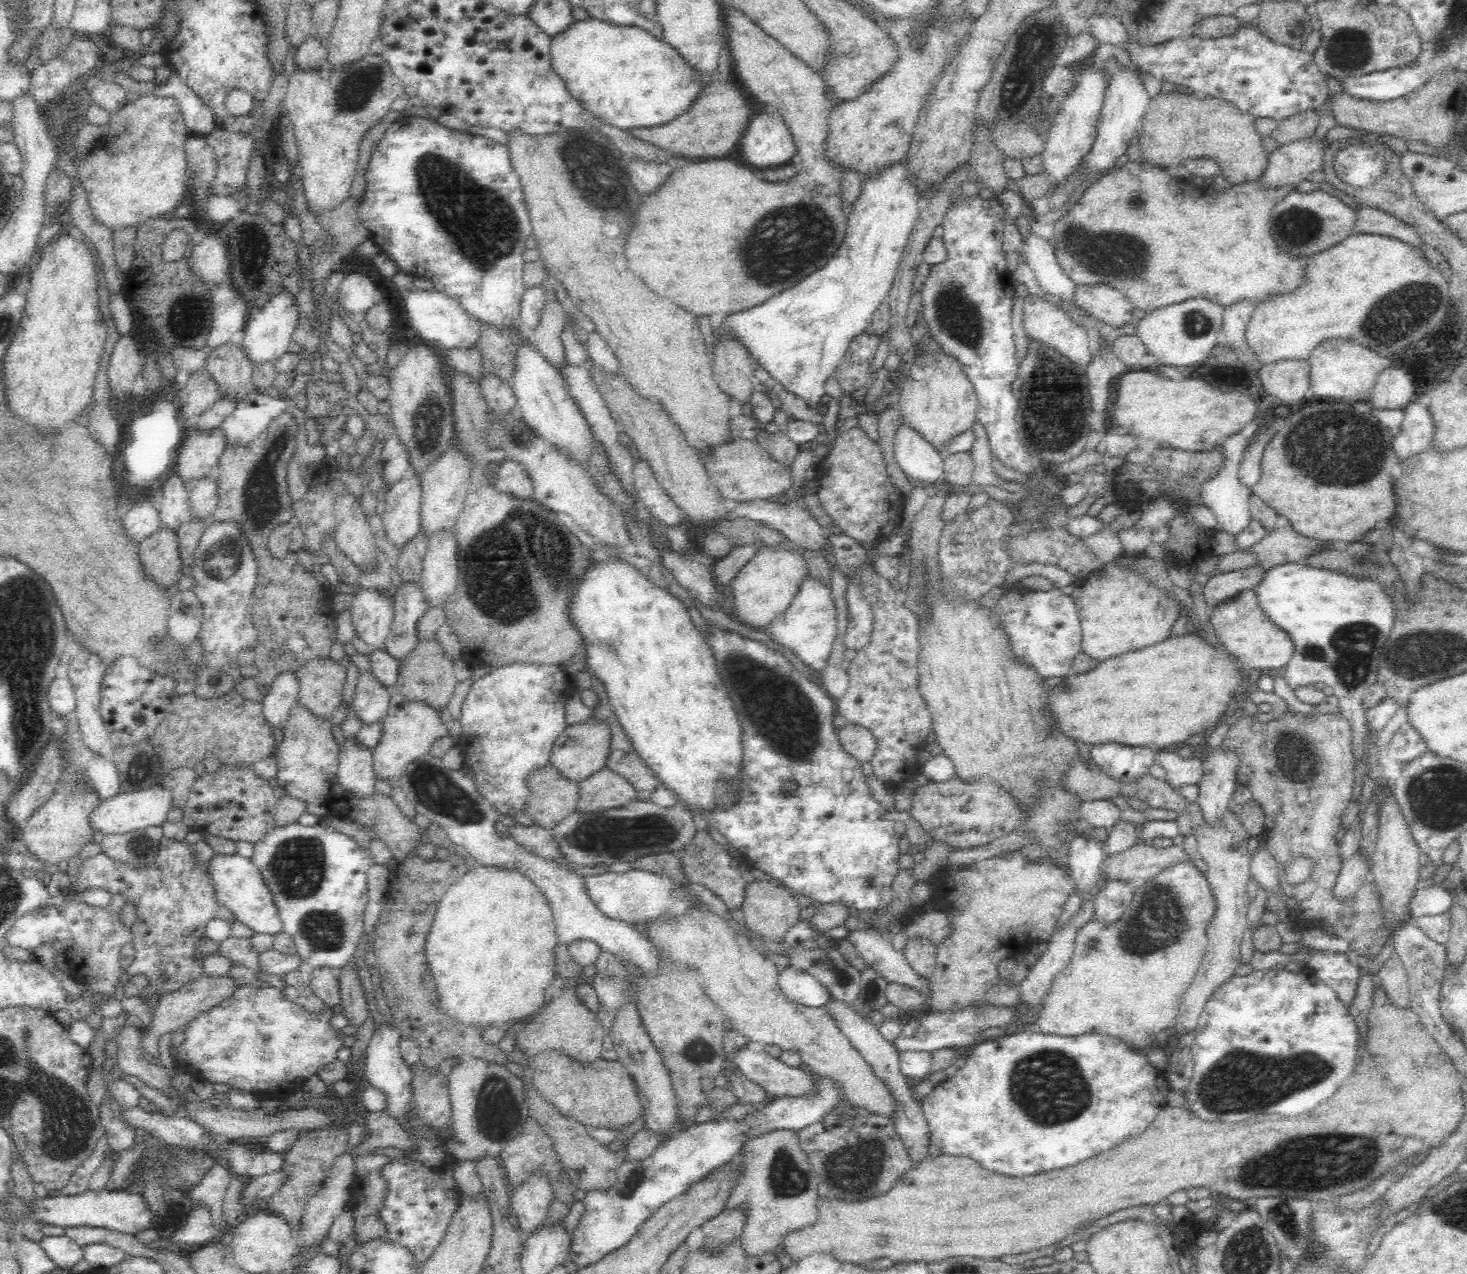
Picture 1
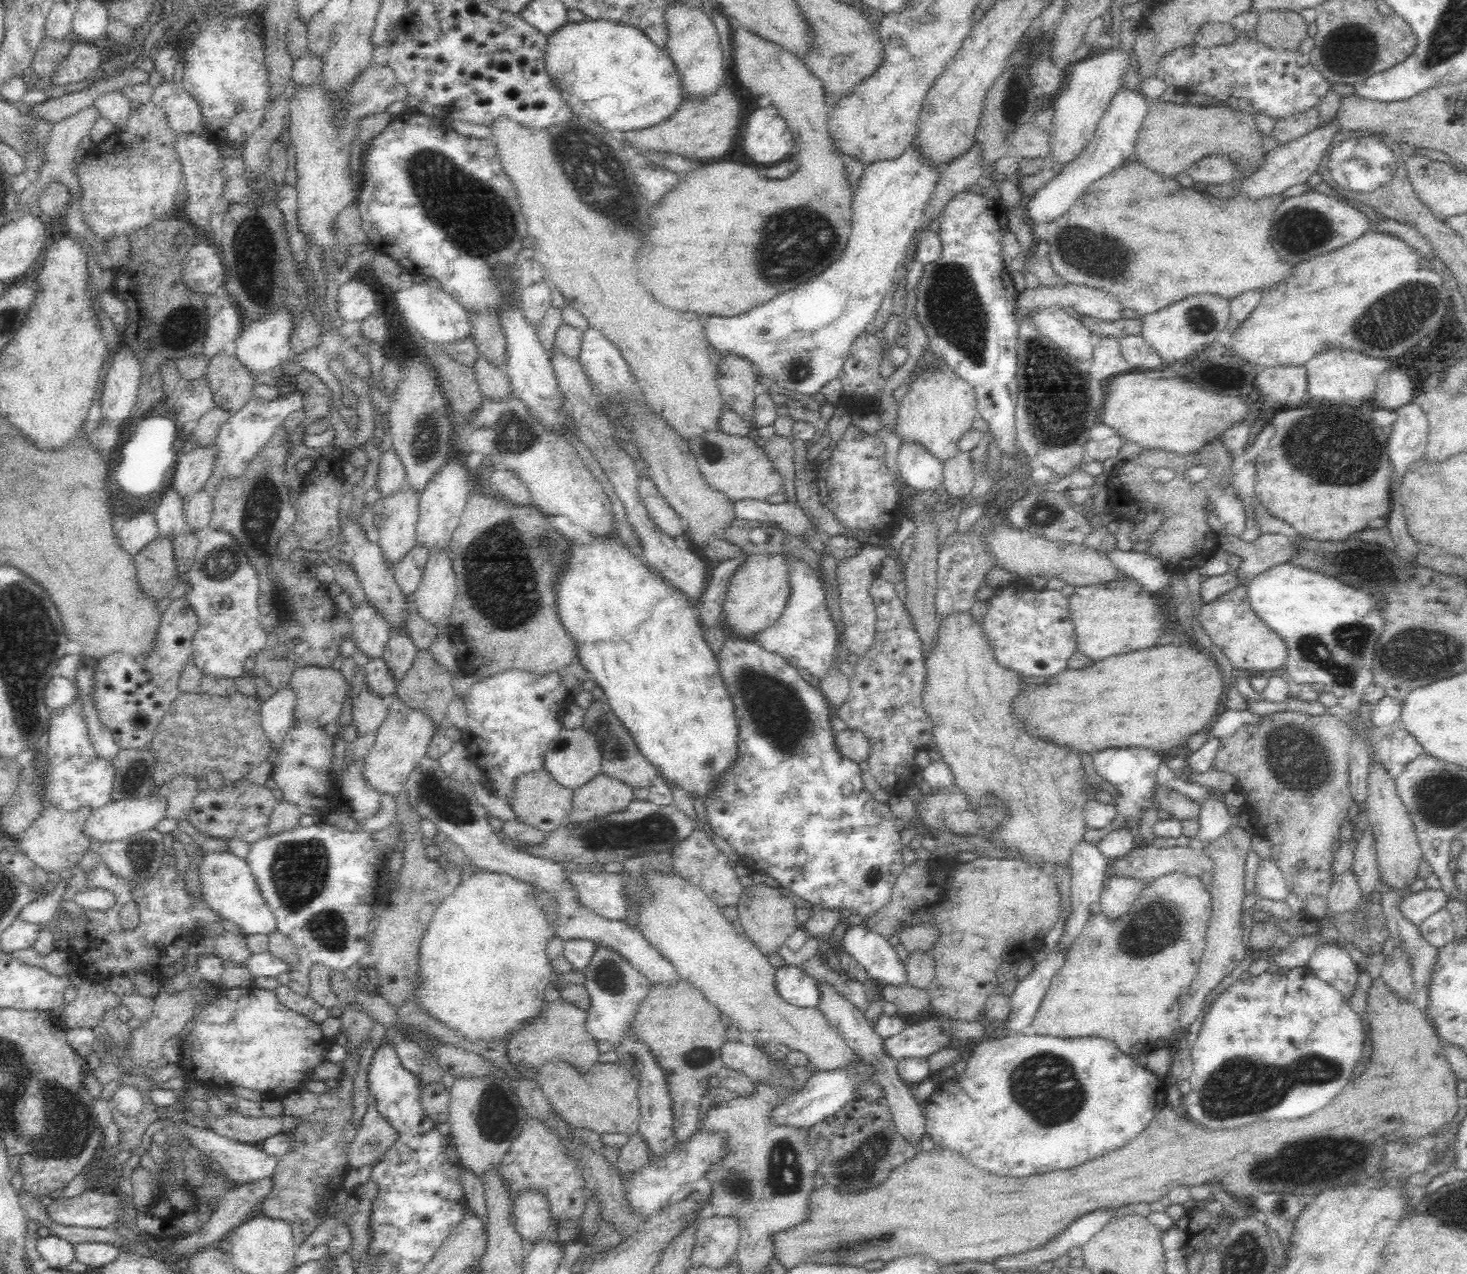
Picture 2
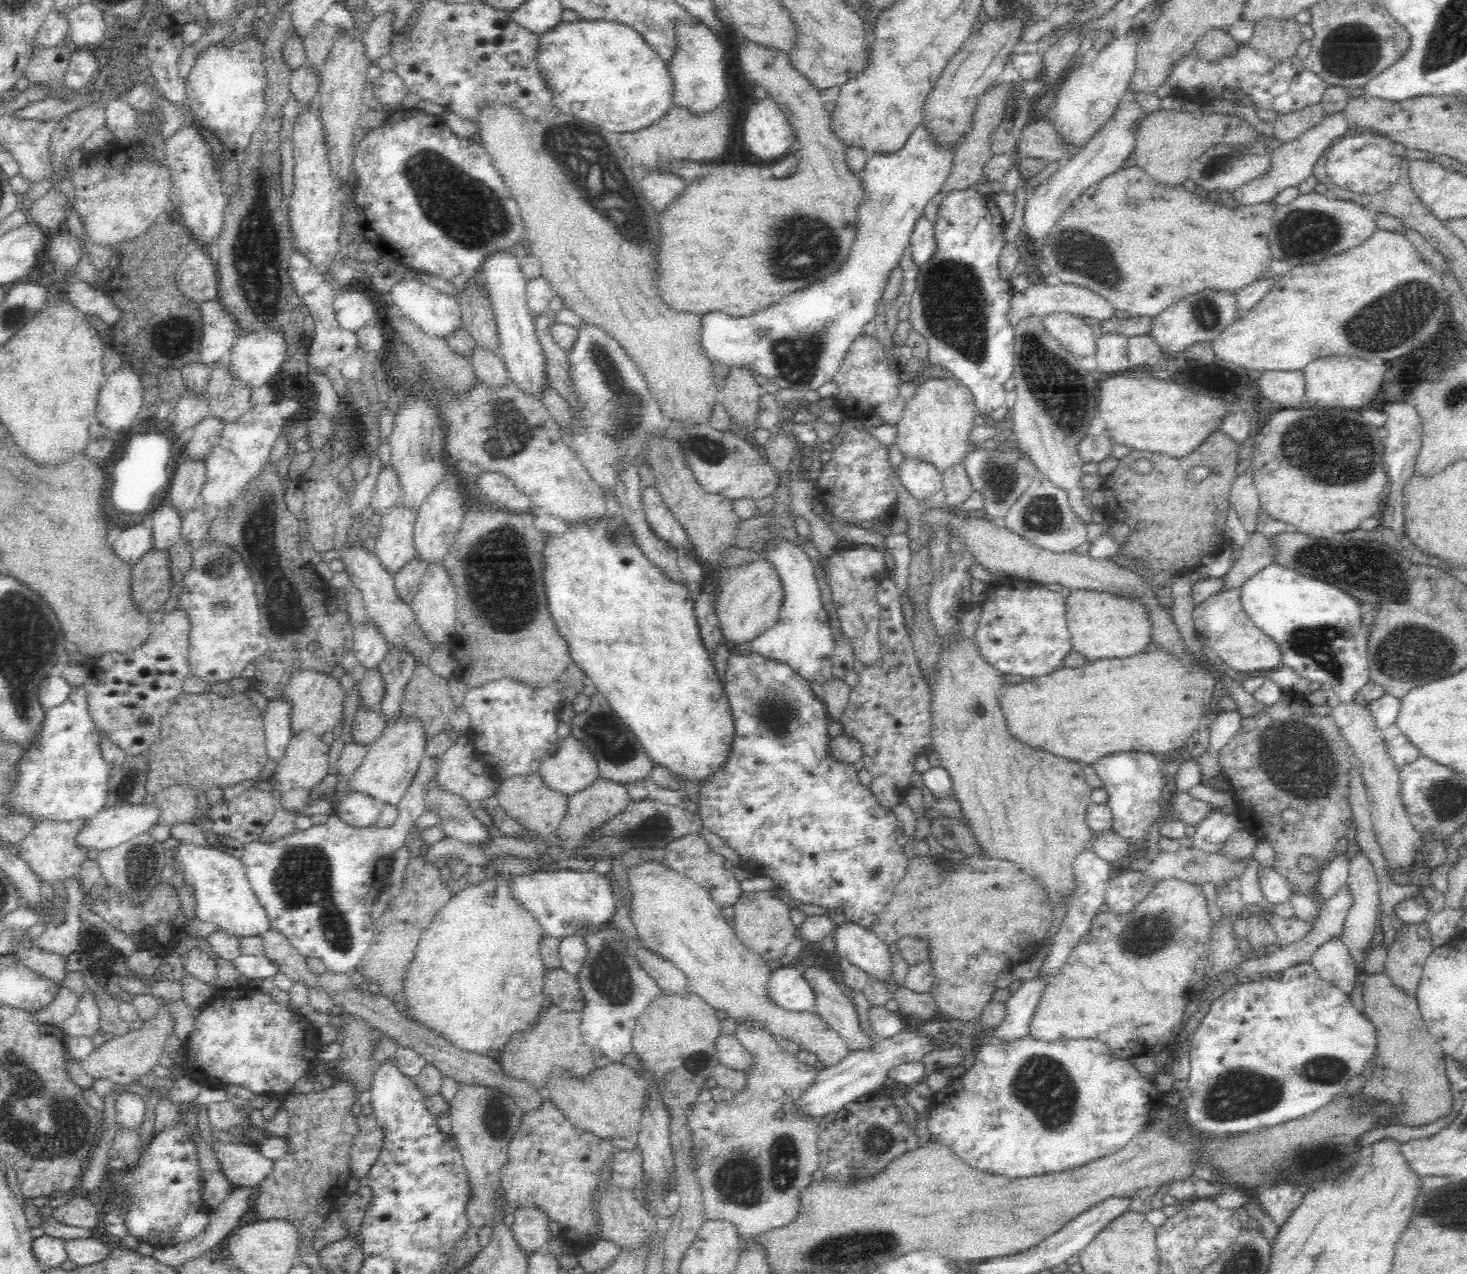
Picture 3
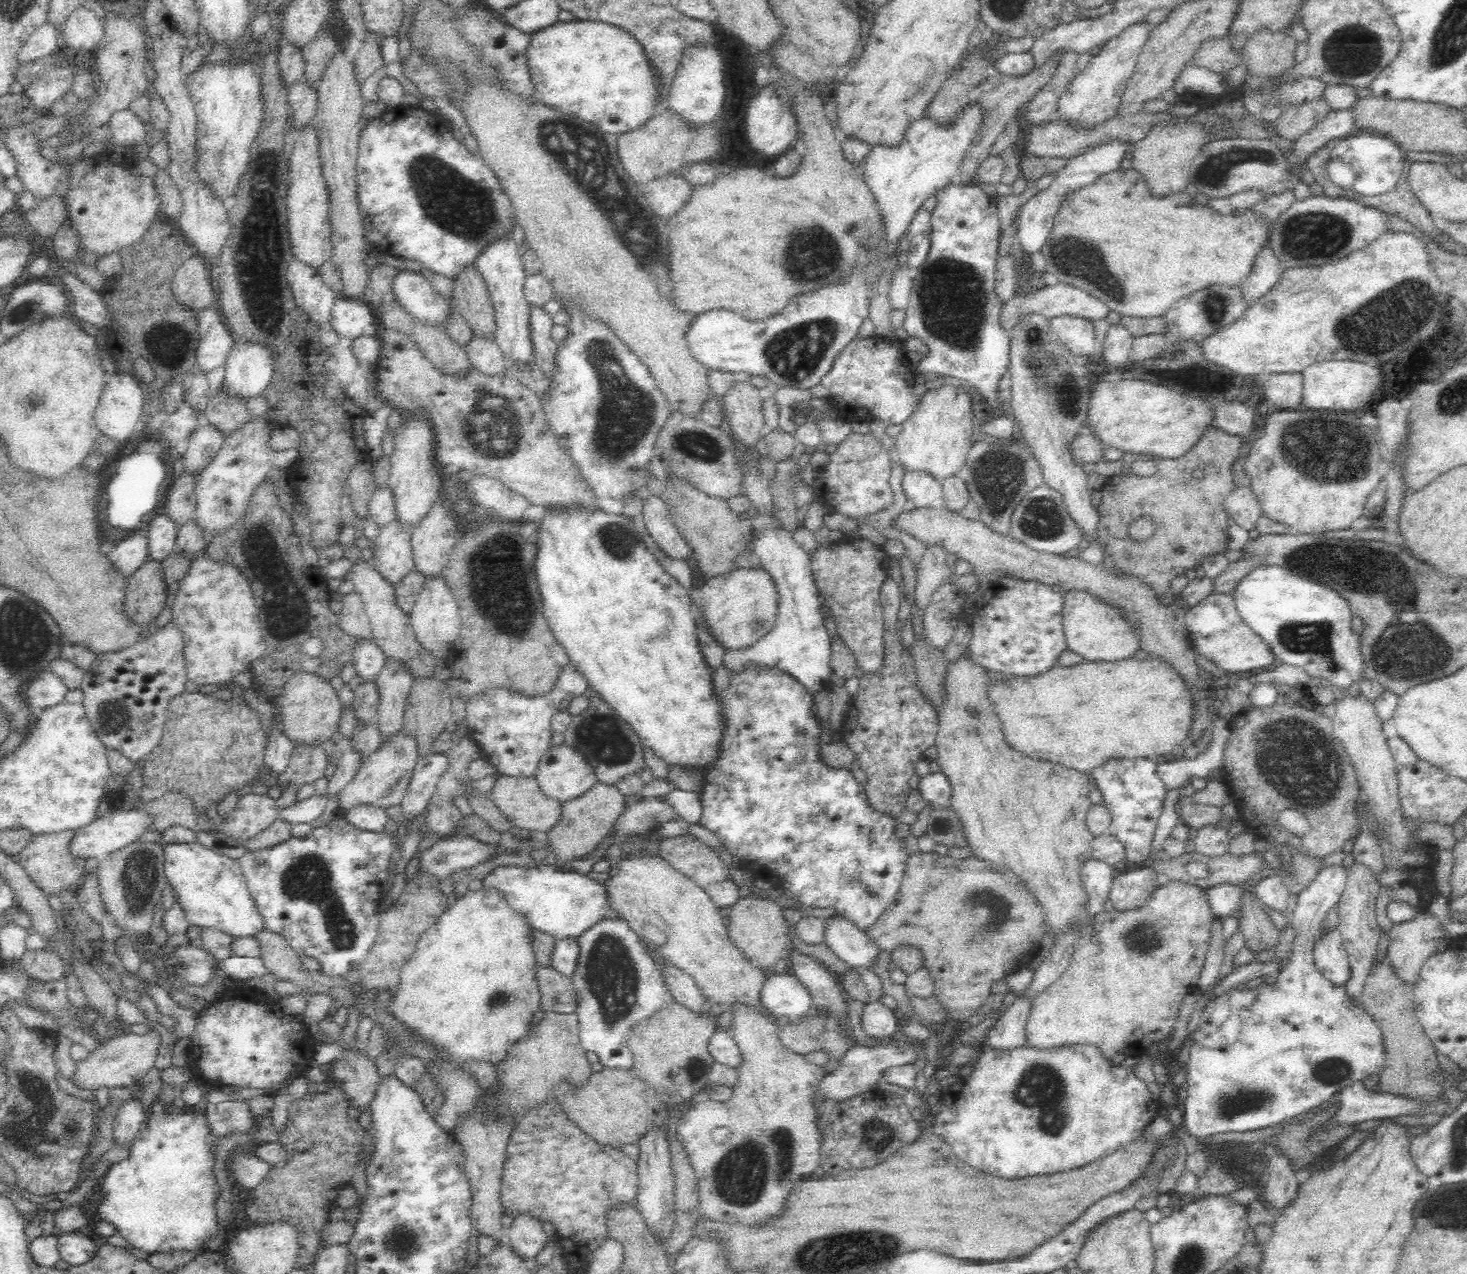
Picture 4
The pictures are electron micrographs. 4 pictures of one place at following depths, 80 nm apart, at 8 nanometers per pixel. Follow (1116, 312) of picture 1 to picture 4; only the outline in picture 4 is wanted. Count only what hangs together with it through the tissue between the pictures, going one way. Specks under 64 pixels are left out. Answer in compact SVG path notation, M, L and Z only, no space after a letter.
M1058 281L1054 286L1042 286L1038 290L1033 292L1027 292L1022 294L1014 294L1004 304L1004 310L1002 310L1002 326L1006 330L1012 330L1022 316L1026 314L1039 314L1044 318L1051 319L1055 316L1070 315L1088 320L1099 320L1103 323L1103 320L1110 314L1110 307L1106 303L1102 302L1100 298L1088 293L1088 291L1082 290L1076 286L1067 285Z

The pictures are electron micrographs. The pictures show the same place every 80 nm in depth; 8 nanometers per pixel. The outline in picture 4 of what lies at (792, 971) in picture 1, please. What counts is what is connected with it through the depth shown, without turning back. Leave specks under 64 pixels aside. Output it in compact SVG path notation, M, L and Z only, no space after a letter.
M790 969L772 974L760 992L765 1007L782 1017L802 1017L813 1009L810 991Z

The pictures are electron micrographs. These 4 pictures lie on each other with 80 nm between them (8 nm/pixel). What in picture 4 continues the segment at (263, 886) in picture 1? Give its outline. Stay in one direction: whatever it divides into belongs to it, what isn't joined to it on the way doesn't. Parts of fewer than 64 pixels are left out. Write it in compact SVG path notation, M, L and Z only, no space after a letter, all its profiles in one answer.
M170 843L164 850L165 877L176 892L176 899L178 899L178 903L181 905L190 926L216 928L235 938L255 936L265 929L264 918L260 915L257 905L252 899L238 859L209 850L199 843Z

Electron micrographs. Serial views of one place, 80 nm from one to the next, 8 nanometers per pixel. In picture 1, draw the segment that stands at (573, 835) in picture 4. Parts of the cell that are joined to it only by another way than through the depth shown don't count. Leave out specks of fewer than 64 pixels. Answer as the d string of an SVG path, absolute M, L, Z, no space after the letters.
M602 767L580 781L577 810L592 812L621 807L636 799L637 792L636 787L612 767Z

